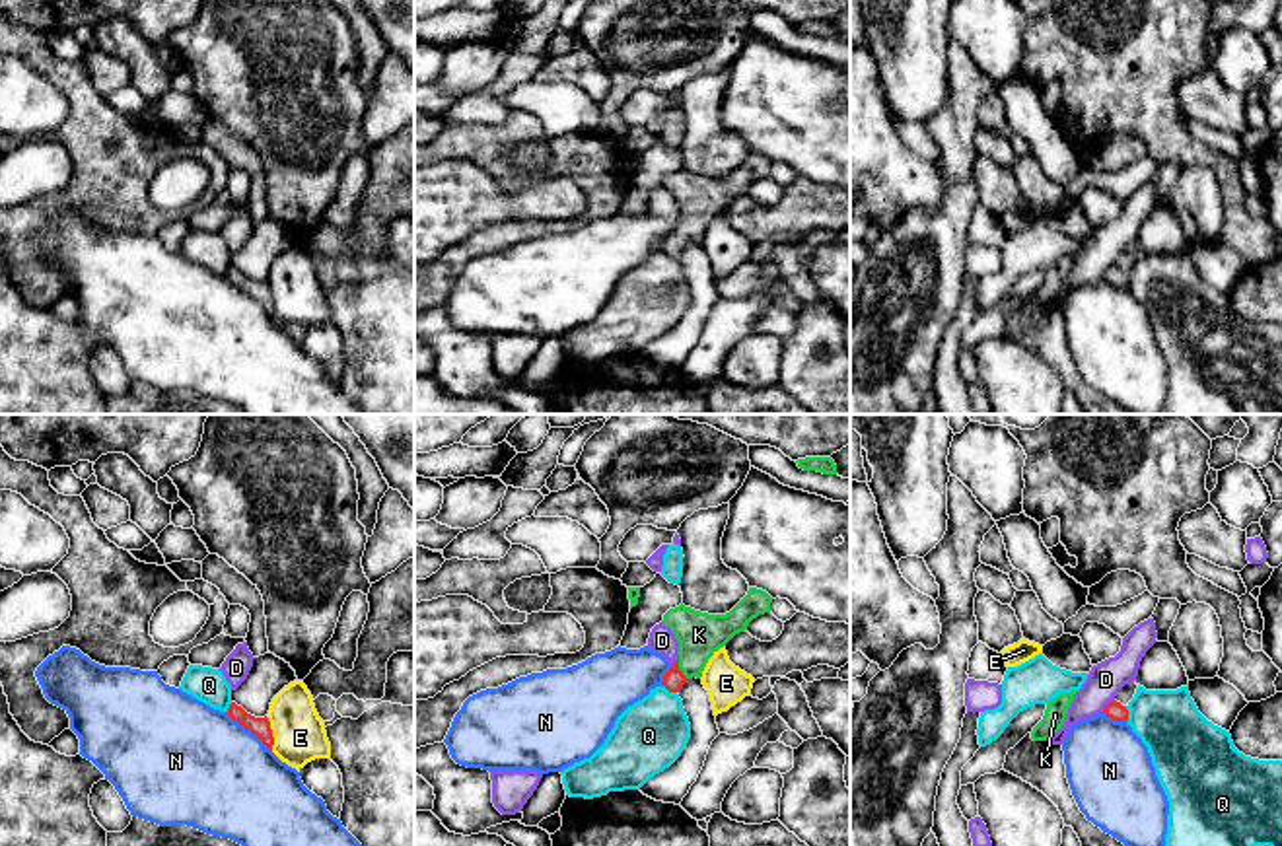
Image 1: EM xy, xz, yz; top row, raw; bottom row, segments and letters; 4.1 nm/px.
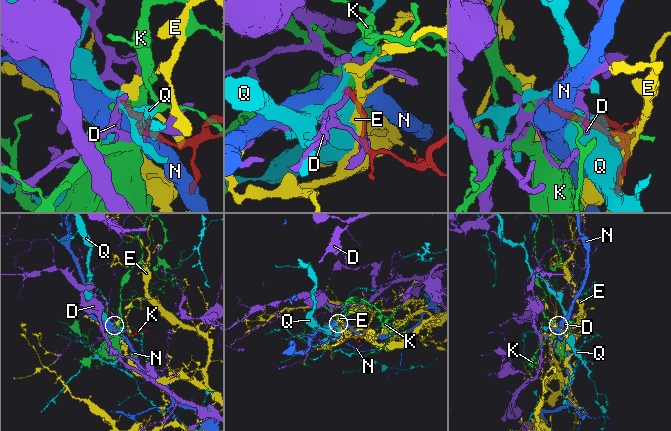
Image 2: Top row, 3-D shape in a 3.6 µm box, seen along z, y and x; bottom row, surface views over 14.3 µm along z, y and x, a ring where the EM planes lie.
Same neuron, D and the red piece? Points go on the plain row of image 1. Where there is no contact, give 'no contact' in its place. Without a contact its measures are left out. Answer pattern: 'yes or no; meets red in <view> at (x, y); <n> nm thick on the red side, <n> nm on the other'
no; meets red in yz at (1105, 271); 80 nm thick on the red side, 150 nm on the other

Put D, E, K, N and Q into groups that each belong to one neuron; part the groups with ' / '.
D / E / K / N / Q

